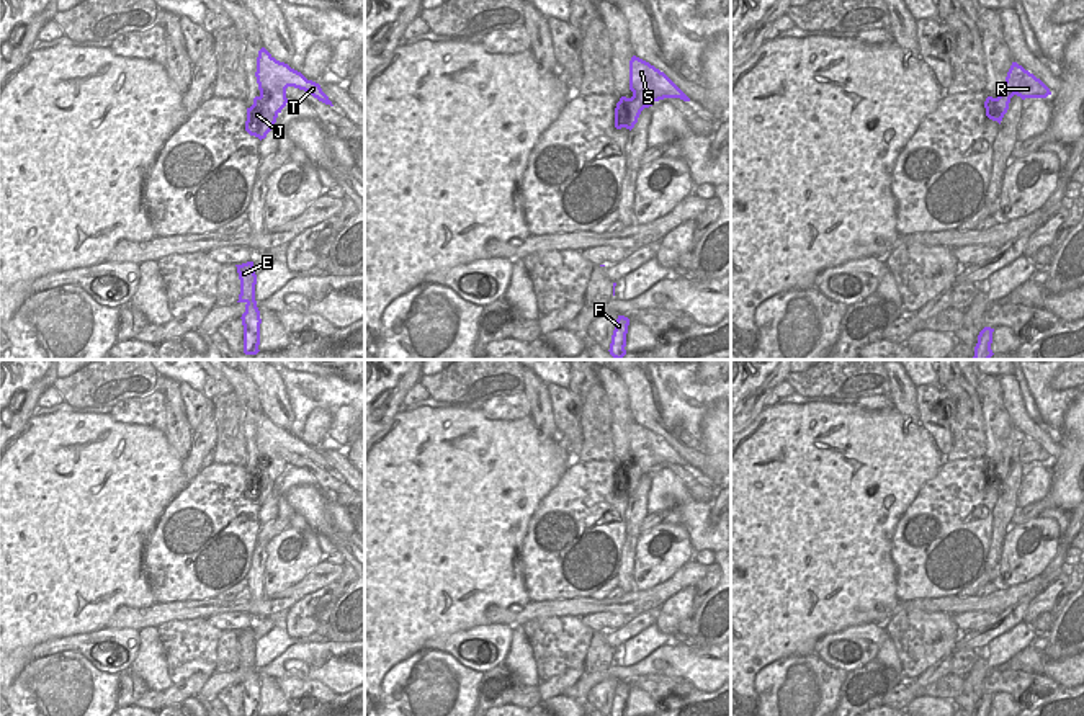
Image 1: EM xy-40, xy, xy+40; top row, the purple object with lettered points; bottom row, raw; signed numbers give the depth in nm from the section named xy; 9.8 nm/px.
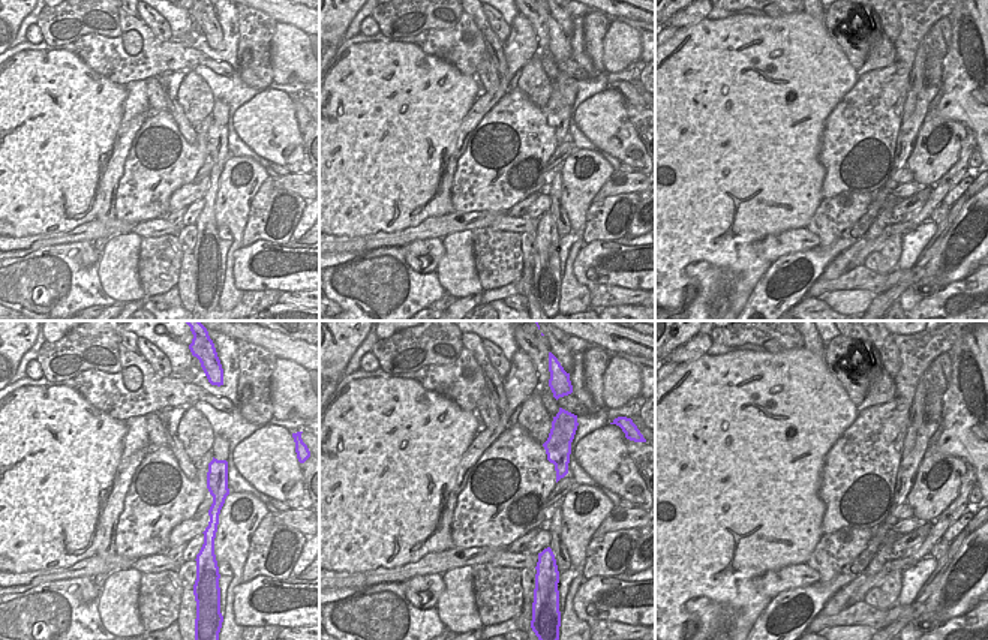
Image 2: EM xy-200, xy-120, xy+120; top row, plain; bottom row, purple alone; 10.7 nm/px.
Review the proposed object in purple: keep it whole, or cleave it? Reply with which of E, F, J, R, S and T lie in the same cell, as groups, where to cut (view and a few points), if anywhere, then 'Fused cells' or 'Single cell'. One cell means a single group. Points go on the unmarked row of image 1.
Groups: E F J / R S T. Split along xy-40 (260, 461), (277, 458), (286, 468). Fused cells

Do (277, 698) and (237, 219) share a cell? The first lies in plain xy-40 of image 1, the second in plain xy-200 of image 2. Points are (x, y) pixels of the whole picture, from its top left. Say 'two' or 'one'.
one

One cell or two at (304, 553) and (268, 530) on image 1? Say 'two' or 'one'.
two

